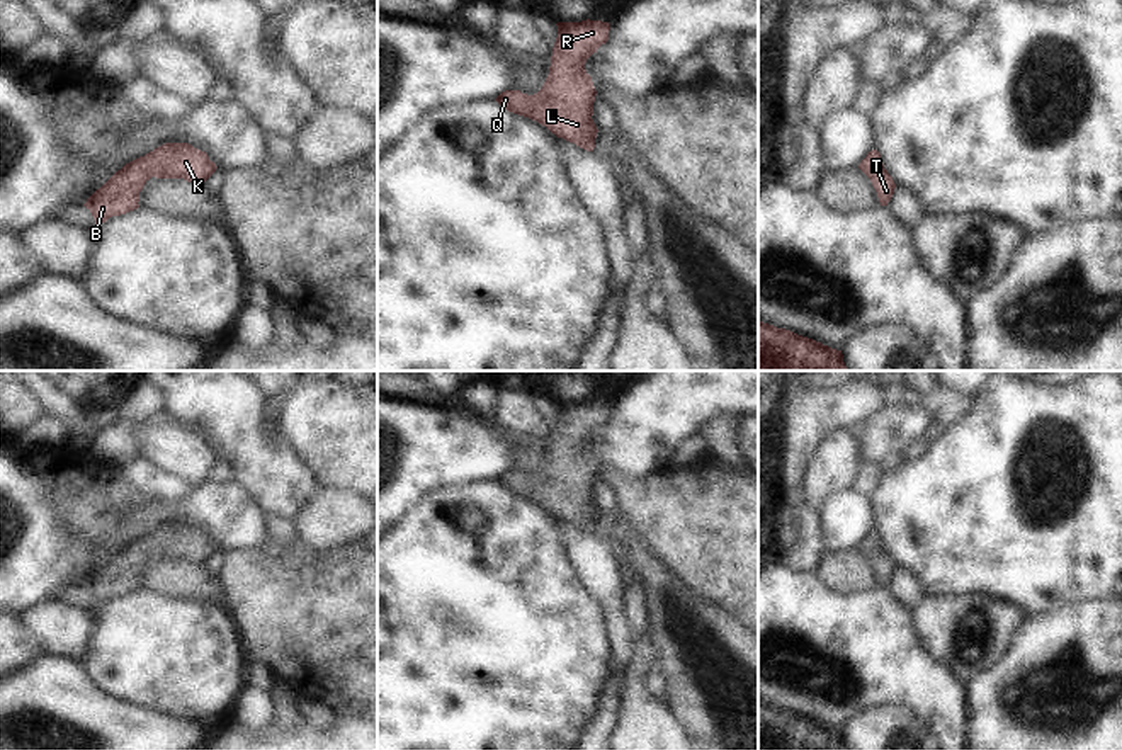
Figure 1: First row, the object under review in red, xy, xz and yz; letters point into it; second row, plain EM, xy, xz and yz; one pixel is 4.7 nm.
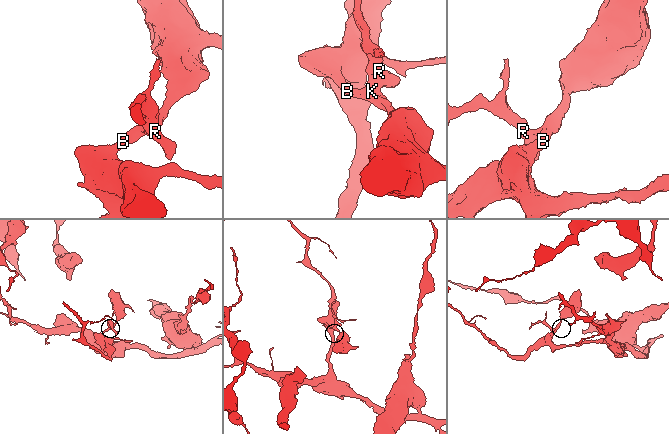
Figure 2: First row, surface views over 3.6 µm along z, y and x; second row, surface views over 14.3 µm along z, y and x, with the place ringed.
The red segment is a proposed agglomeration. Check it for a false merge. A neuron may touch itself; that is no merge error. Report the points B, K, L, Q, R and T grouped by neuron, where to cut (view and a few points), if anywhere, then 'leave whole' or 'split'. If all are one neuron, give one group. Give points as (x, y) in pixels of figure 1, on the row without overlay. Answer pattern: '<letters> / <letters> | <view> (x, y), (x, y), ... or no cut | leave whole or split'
B K L Q R T | no cut | leave whole

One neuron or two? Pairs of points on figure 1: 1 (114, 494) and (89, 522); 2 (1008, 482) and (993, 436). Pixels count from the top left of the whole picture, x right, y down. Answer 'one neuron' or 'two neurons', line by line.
1: one neuron
2: one neuron

